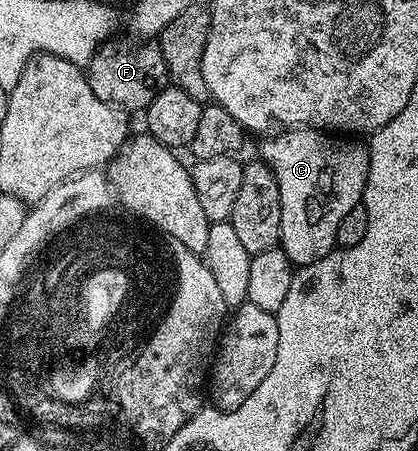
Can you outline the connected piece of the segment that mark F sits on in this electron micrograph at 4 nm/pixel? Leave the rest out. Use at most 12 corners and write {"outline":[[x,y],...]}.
{"outline":[[105,41],[86,65],[94,97],[143,112],[169,86],[156,41]]}

